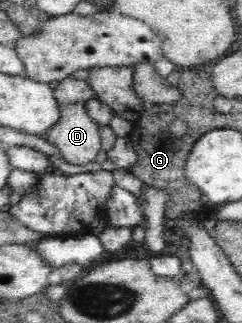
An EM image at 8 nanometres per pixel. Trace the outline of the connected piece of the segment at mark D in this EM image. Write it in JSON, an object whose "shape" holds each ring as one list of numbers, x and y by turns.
{"shape":[[84,103,61,104,60,120,43,136,46,144,59,150,59,157,69,164,87,164,95,161,101,149,98,124,85,112]]}

